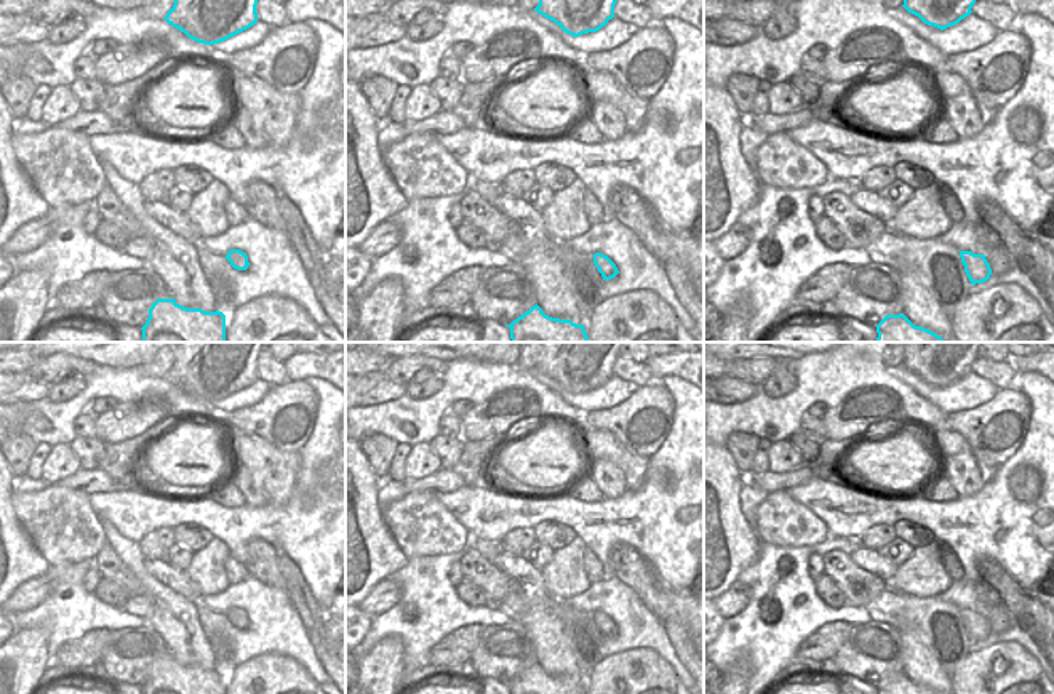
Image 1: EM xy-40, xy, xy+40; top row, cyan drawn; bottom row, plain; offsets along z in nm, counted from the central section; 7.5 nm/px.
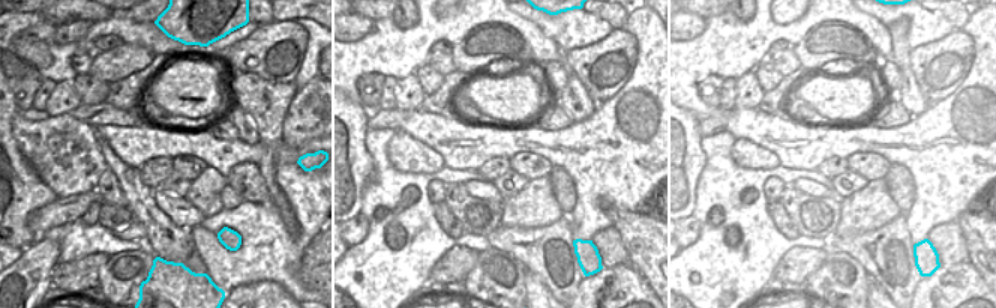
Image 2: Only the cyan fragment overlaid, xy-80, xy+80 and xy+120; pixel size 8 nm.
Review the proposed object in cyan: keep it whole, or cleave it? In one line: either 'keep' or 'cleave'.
keep

